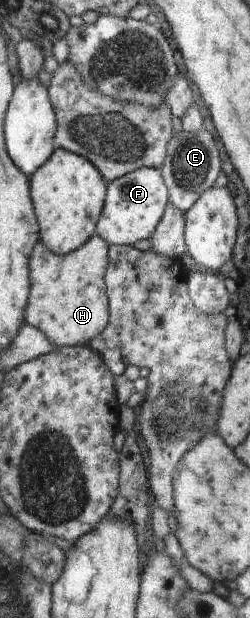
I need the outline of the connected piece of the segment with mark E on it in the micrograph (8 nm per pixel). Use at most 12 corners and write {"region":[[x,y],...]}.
{"region":[[204,126],[175,132],[160,169],[186,212],[222,170]]}

